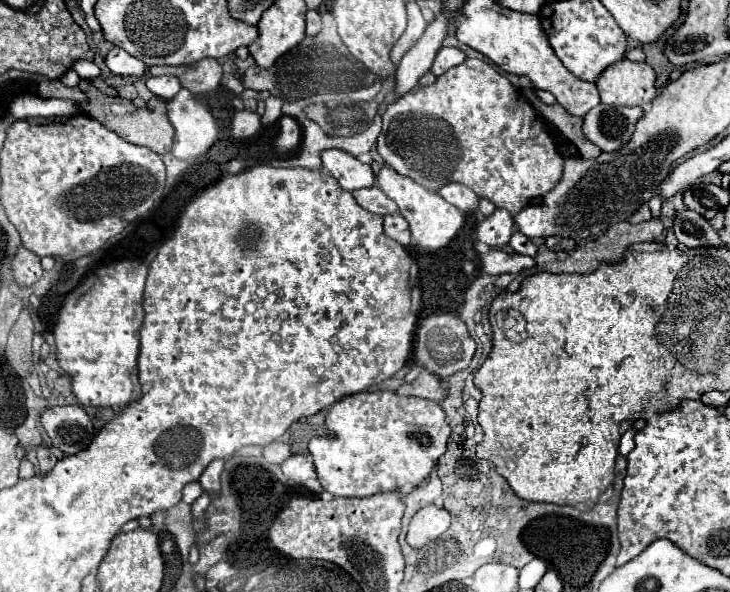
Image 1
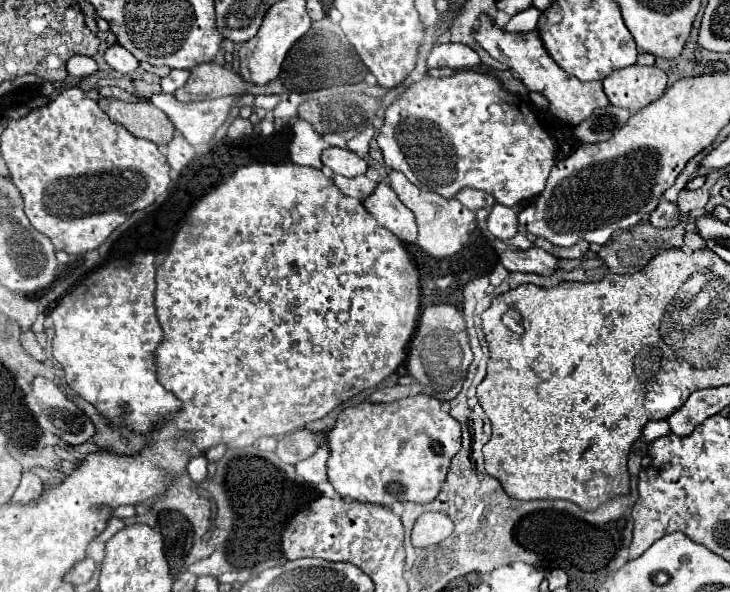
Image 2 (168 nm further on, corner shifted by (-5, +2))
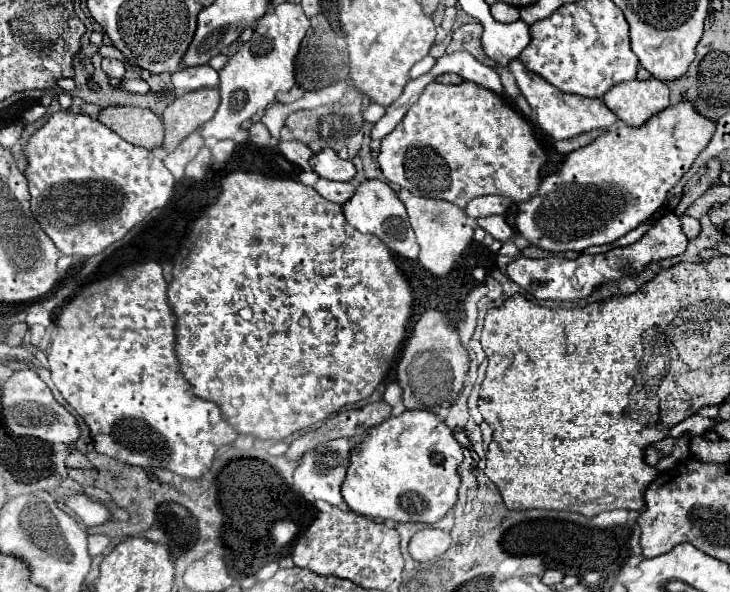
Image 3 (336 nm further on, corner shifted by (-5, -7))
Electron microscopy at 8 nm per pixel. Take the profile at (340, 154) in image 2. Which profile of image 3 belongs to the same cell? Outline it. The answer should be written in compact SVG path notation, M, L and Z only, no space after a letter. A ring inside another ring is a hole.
M322 149L320 153L310 157L310 167L324 179L330 181L350 181L356 175L352 161L340 159L332 149Z

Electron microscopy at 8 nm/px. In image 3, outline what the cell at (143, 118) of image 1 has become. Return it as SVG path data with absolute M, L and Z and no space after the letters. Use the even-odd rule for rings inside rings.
M128 105L106 107L100 111L98 121L106 127L112 127L114 133L118 133L124 141L144 149L160 147L164 139L162 121L150 109Z

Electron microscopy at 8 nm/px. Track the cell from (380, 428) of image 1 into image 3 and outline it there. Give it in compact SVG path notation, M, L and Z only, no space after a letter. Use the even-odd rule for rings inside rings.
M404 411L398 417L390 417L378 427L372 427L358 449L350 455L350 467L342 485L342 497L346 505L364 517L392 519L396 523L426 523L440 521L458 501L460 475L458 465L462 463L462 447L454 439L452 431L432 411Z

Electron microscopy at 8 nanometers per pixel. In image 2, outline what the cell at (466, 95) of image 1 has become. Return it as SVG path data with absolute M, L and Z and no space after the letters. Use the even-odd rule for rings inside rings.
M474 70L454 72L446 78L426 76L406 86L402 96L386 108L384 126L376 140L386 166L400 170L414 186L432 190L444 198L454 198L458 190L468 186L492 194L498 204L510 208L538 196L556 164L556 146L536 120L530 104L508 92L496 74Z

